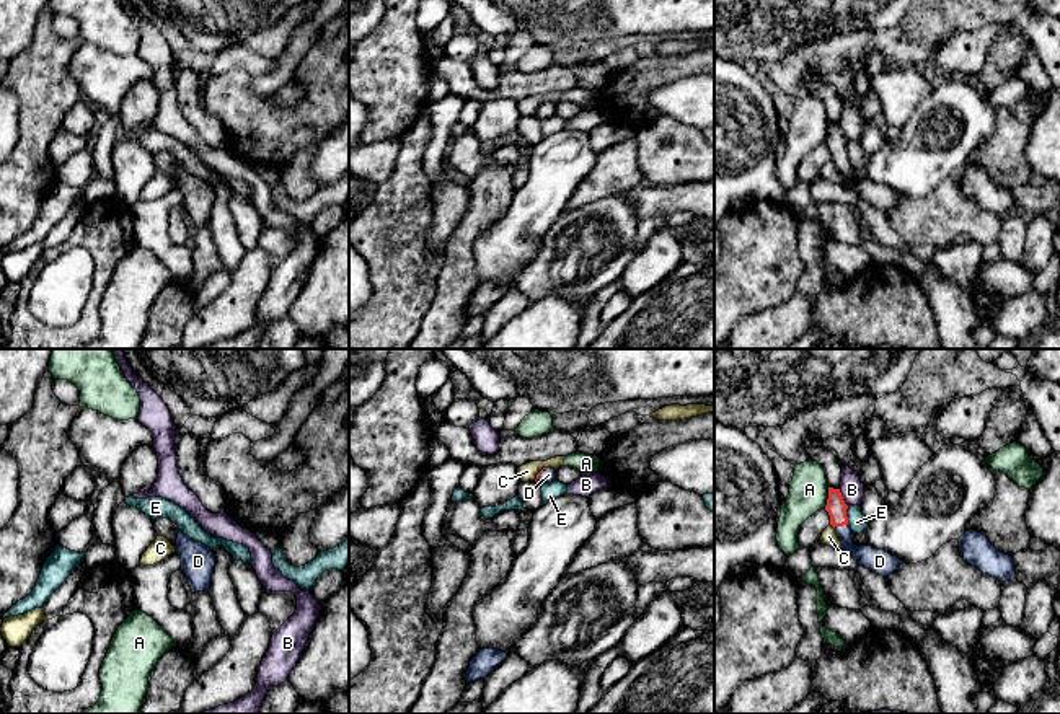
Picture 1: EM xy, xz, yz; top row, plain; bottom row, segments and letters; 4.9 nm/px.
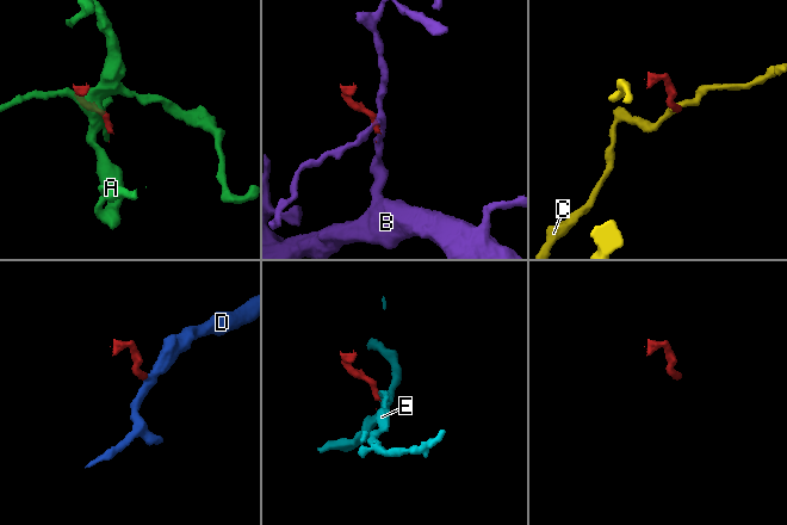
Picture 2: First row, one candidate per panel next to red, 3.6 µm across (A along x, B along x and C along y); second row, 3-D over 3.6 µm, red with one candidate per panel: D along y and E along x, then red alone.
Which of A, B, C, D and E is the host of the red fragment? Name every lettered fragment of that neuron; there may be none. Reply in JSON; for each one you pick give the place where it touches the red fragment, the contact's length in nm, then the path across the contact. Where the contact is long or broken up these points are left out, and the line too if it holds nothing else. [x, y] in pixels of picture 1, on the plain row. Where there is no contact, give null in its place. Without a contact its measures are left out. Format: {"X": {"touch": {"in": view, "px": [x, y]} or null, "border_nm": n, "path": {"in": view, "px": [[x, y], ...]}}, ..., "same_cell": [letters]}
{"D": {"touch": {"in": "yz", "px": [840, 160]}, "border_nm": 70}, "same_cell": ["D"]}

